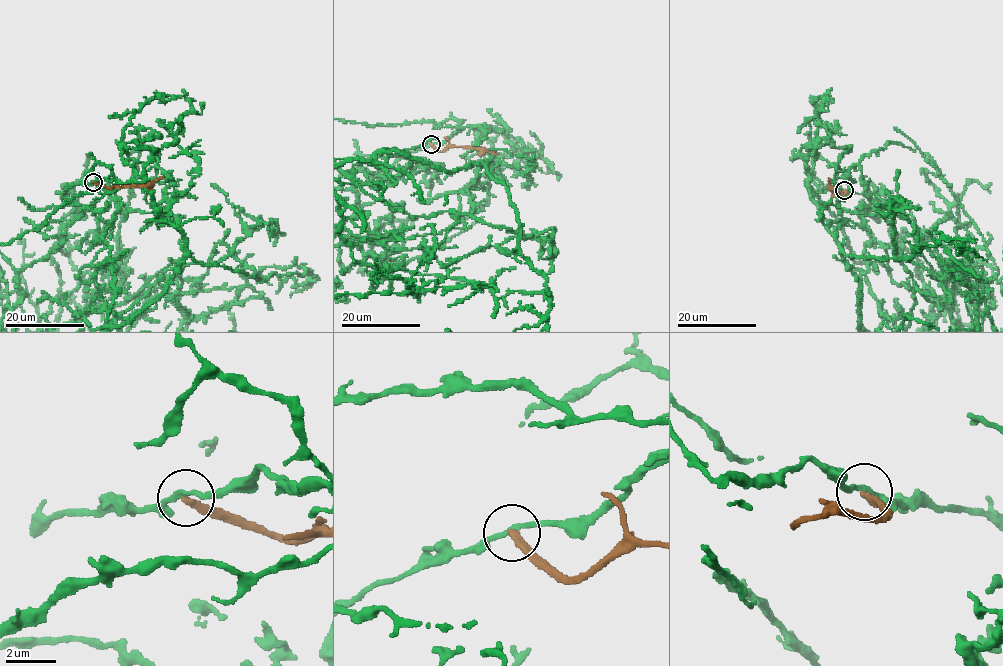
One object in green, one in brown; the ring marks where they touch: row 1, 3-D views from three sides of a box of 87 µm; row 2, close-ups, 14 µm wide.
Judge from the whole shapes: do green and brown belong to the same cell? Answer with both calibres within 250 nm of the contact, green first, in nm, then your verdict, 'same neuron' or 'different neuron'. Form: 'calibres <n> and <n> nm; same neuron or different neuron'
calibres 180 and 280 nm; different neuron

